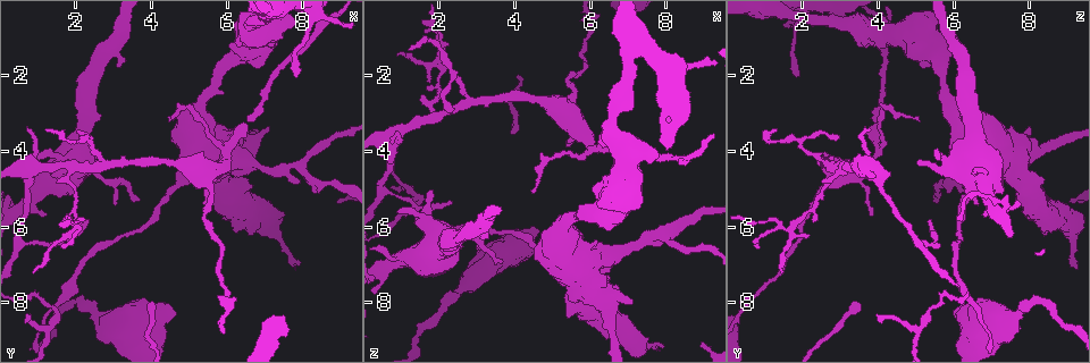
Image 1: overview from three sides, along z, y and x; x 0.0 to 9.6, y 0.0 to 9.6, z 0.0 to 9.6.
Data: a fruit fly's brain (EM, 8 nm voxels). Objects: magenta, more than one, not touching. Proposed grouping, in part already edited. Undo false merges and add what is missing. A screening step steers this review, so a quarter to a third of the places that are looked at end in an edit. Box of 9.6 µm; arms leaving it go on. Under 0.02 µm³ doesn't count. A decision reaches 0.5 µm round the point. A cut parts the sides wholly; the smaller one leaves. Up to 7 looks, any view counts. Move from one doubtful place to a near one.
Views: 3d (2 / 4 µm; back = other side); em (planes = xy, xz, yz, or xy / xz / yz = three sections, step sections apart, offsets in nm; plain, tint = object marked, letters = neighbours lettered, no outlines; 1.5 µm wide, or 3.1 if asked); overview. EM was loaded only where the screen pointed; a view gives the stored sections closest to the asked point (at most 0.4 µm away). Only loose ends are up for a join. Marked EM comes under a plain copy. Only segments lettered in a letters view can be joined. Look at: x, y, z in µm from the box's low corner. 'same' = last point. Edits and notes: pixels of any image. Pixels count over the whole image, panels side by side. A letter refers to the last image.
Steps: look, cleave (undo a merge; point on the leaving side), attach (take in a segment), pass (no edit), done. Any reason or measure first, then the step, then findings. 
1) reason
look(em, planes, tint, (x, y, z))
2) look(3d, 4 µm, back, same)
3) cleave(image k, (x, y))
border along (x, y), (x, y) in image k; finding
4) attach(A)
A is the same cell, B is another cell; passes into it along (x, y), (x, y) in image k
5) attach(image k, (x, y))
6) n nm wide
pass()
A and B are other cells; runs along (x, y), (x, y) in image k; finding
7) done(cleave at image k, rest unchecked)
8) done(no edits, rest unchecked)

branch stops here
look(em, xz, step 4, letters, (4.55, 8.25, 6.00))

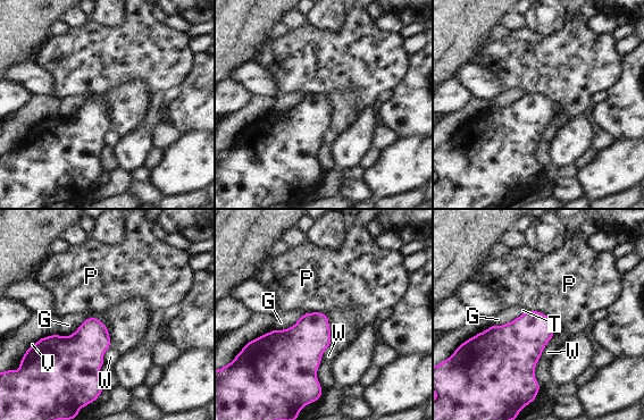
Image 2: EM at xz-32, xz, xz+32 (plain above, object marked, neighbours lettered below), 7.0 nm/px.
cut it another way
look(em, planes, letters, same)

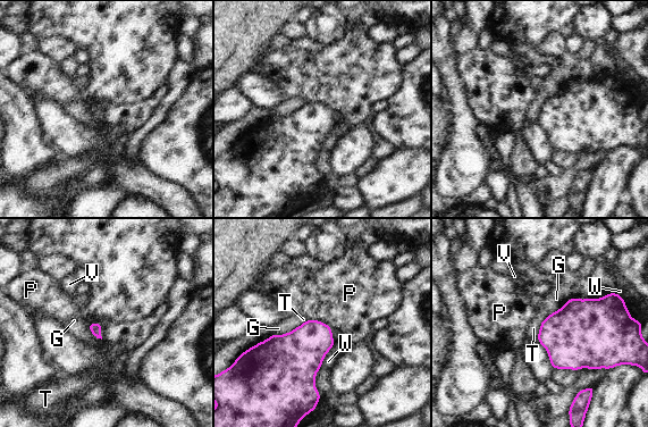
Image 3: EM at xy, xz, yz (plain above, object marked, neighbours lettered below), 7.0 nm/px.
pass()
G, P, T, V and W are other cells; border along (87, 323), (100, 324), (102, 338) in image 3; none of them fits

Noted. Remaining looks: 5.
thick end
look(em, planes, letters, (1.15, 5.65, 6.80))

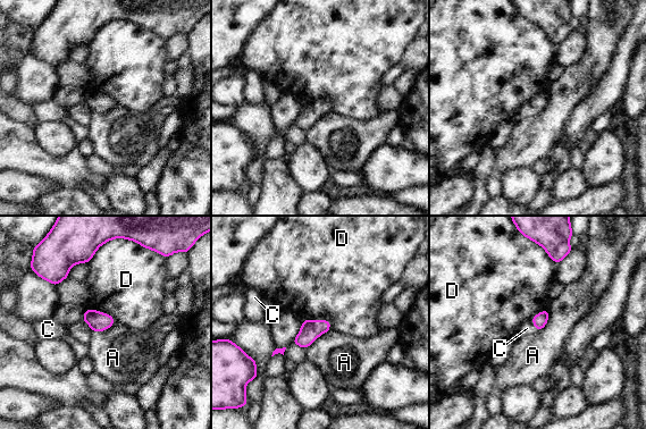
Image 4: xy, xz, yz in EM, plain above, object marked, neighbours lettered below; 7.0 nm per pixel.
pass()
A, C and D are other cells; border along (302, 320), (327, 320), (330, 329) in image 4; none of them fits

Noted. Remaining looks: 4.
free end
look(em, xy, step 4, letters, (3.25, 1.75, 6.35))

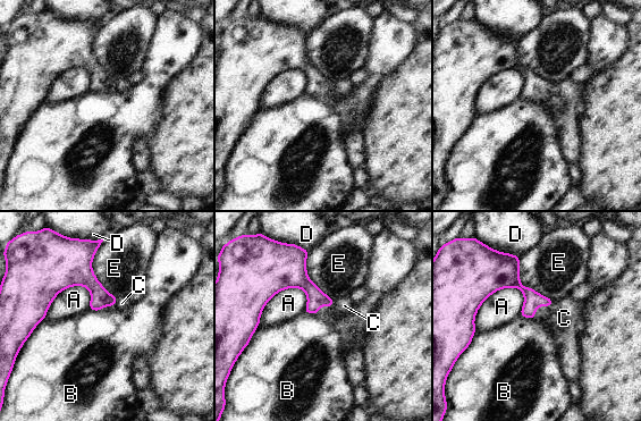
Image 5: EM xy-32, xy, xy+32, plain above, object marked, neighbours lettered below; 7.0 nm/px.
look(em, planes, letters, same)

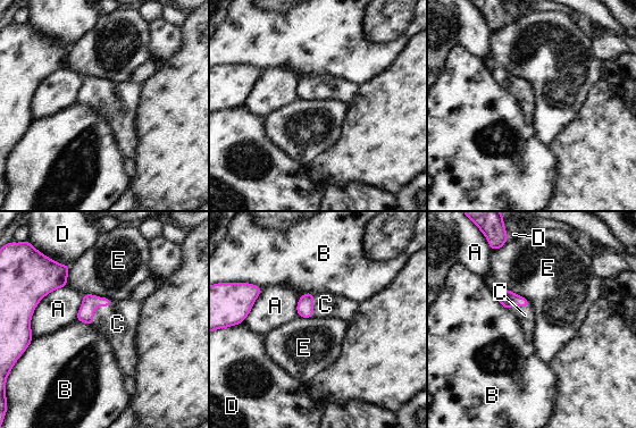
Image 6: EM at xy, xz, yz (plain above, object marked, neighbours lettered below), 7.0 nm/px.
A touches over 440 nm
attach(C)
C is the same cell, A, B, D and E are other cells; the cell continues

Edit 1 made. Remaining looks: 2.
done(attach at image 6, rest unchecked)

